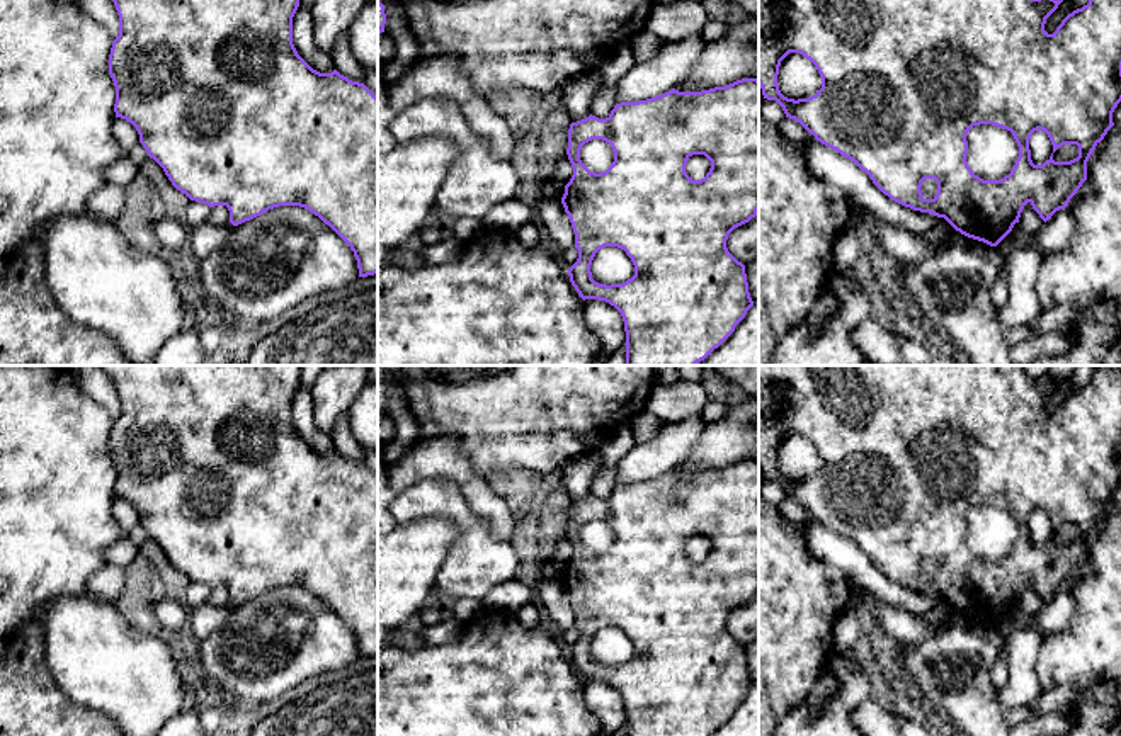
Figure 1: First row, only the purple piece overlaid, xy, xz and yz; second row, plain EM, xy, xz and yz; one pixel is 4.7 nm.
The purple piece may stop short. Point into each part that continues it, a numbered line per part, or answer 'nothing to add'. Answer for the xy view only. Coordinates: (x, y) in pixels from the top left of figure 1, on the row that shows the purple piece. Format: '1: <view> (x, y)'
nothing to add

